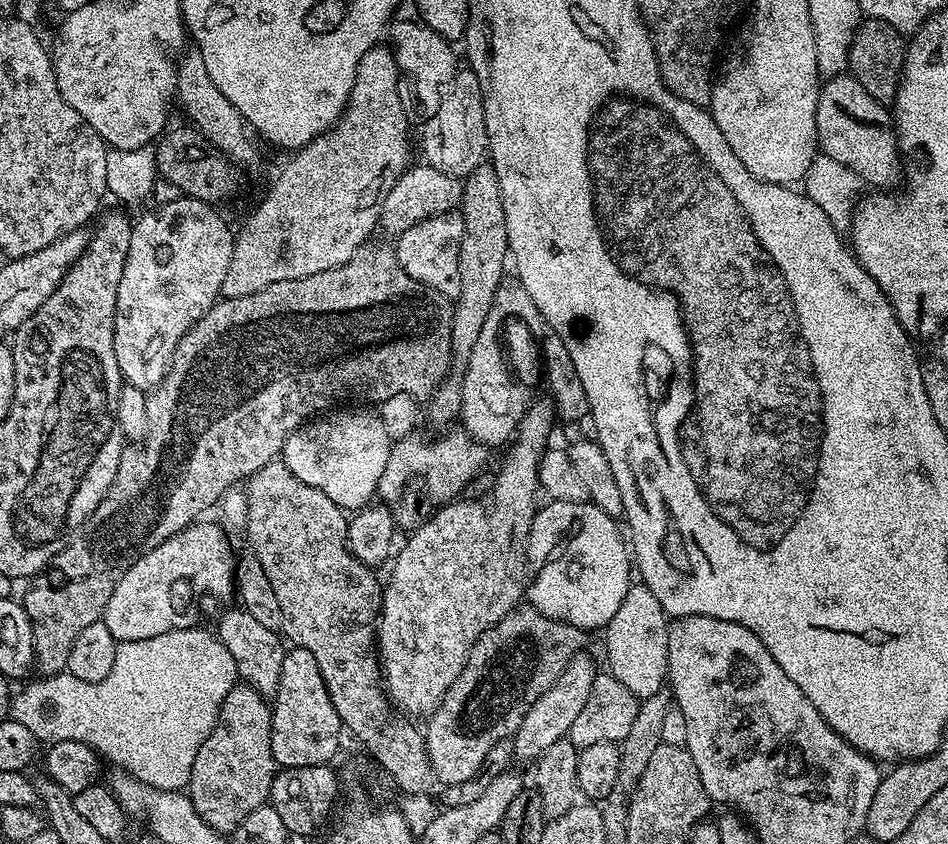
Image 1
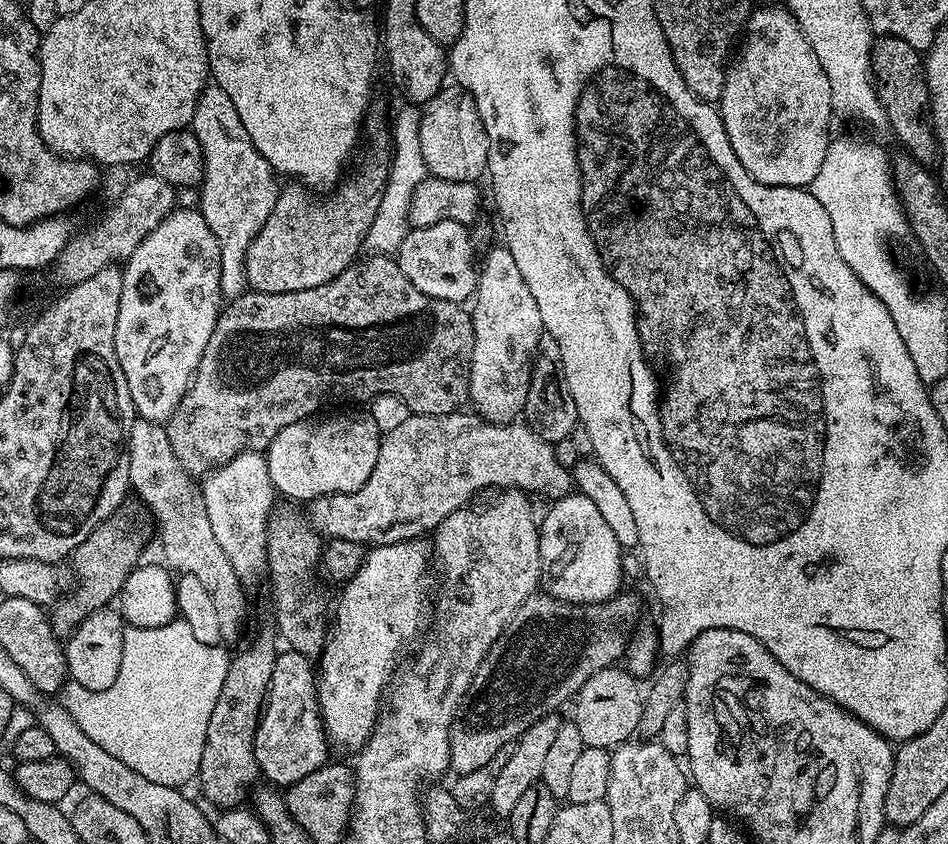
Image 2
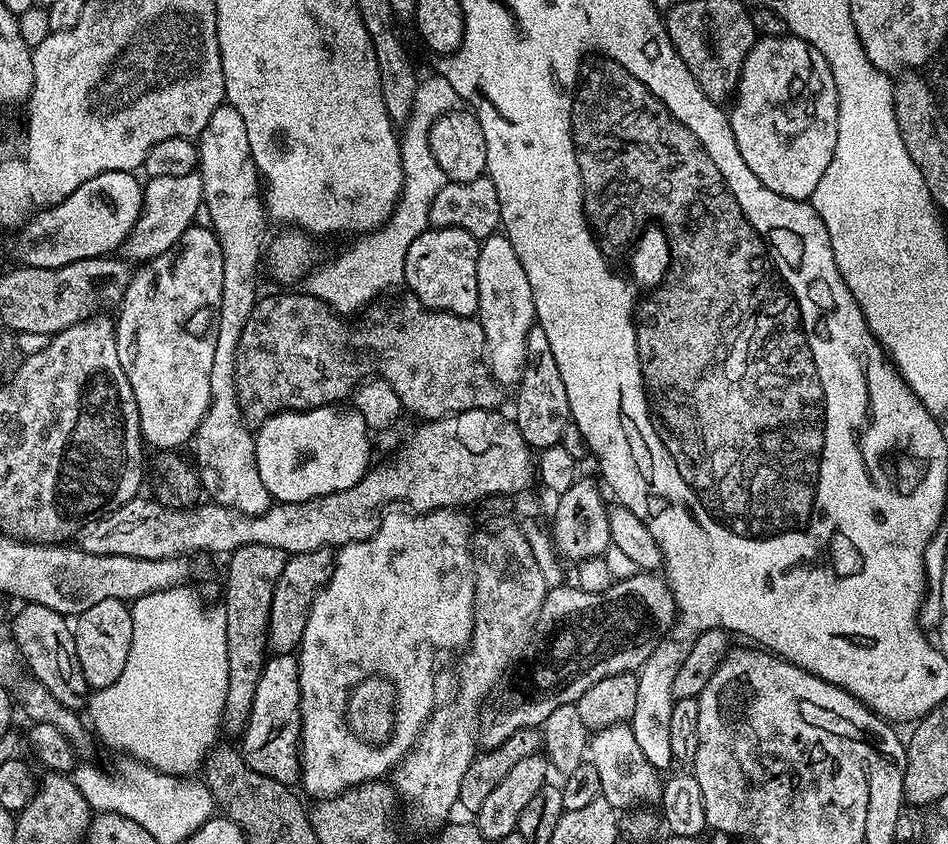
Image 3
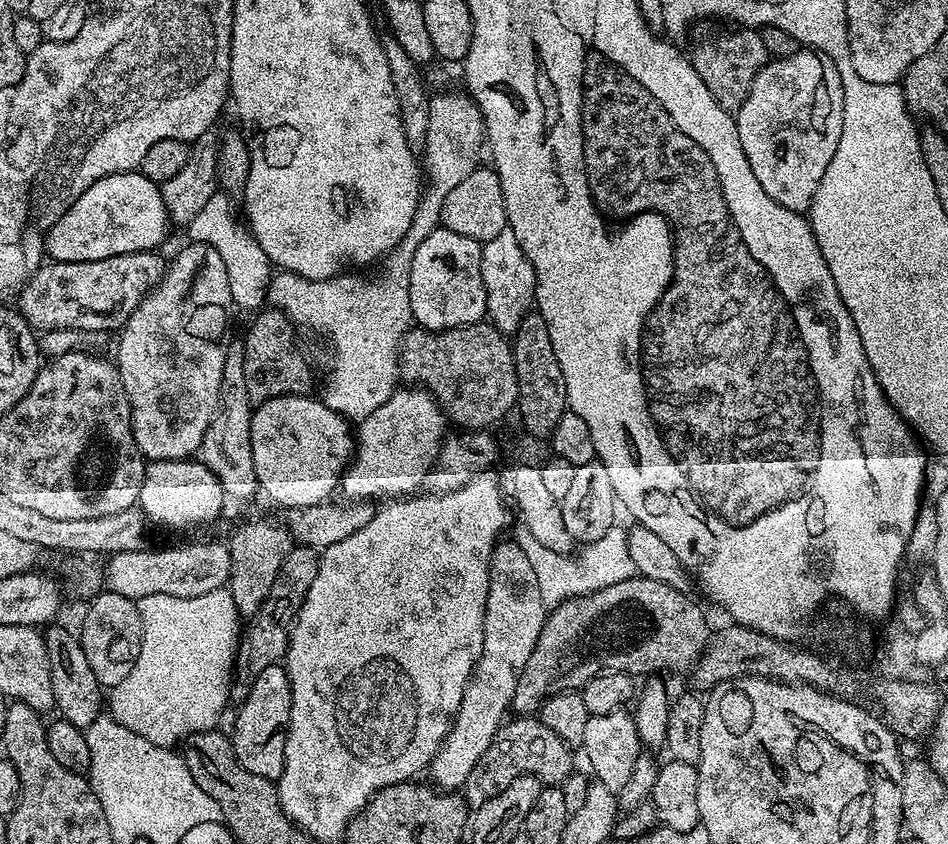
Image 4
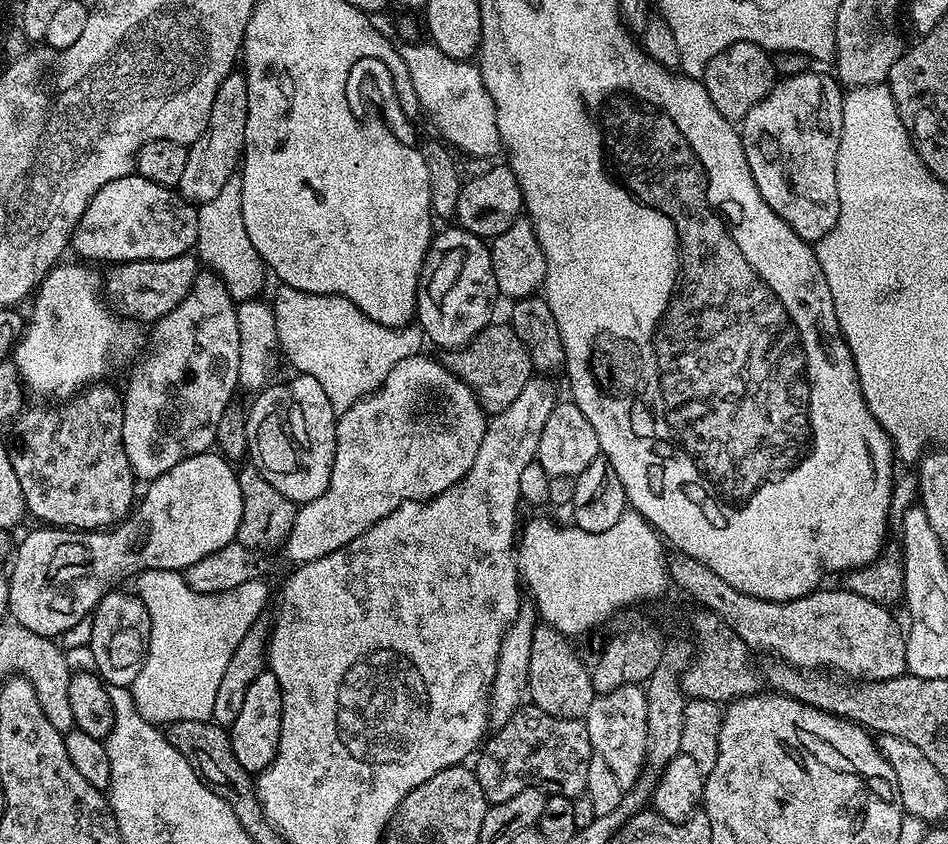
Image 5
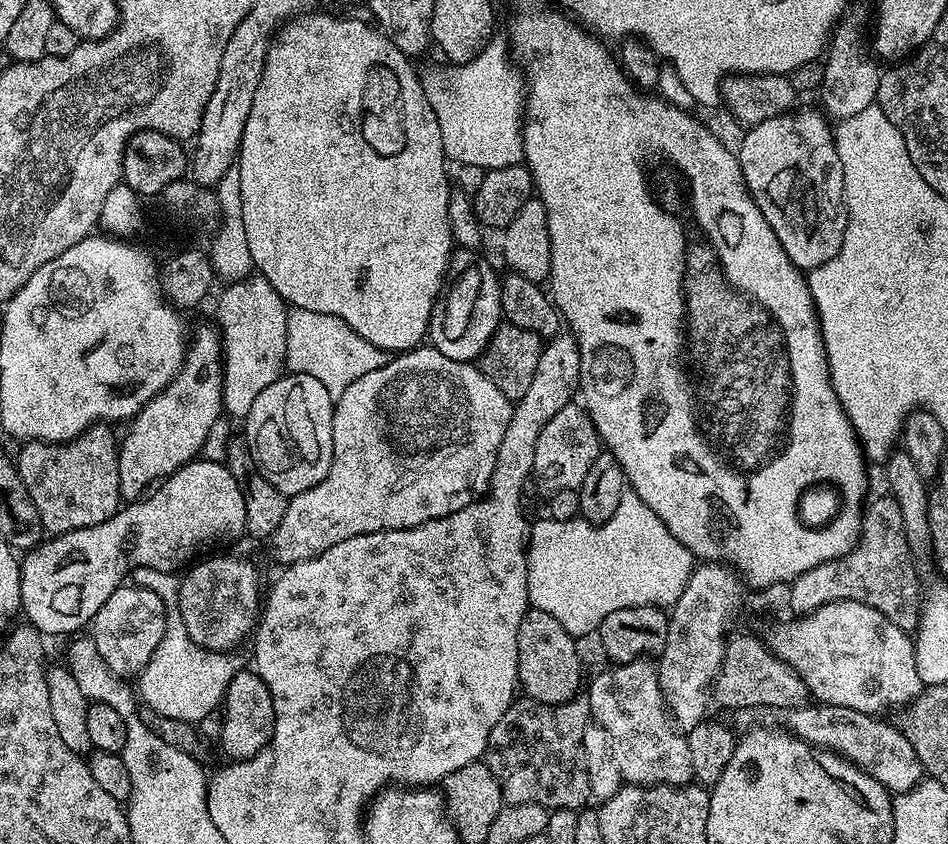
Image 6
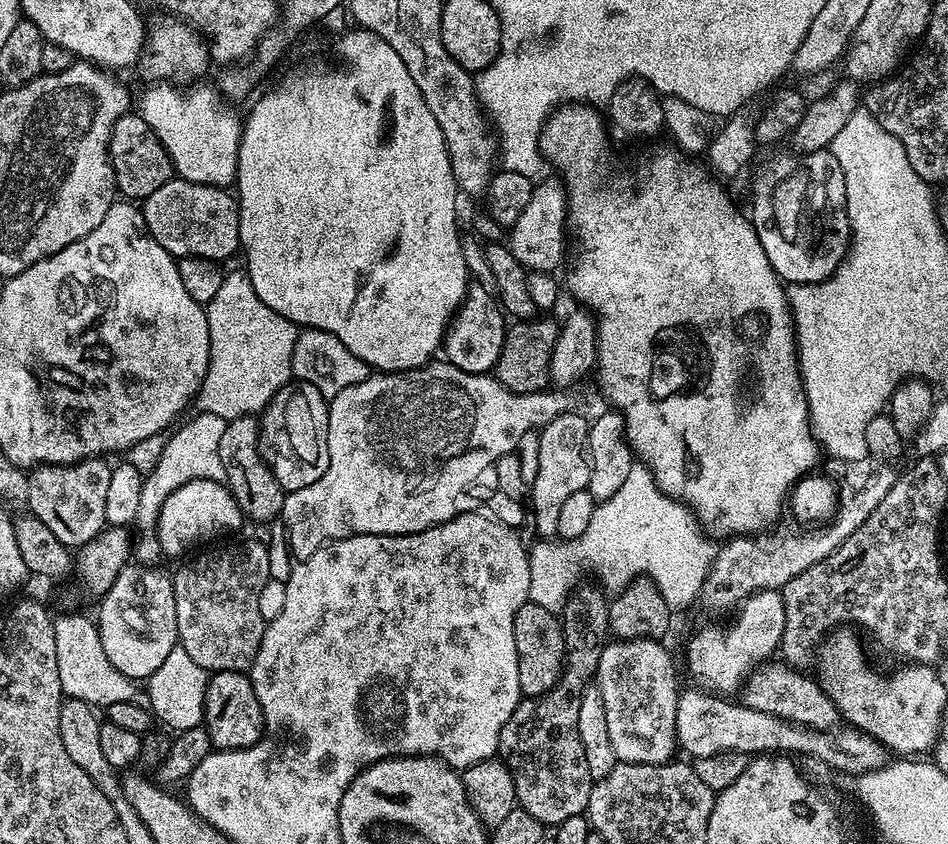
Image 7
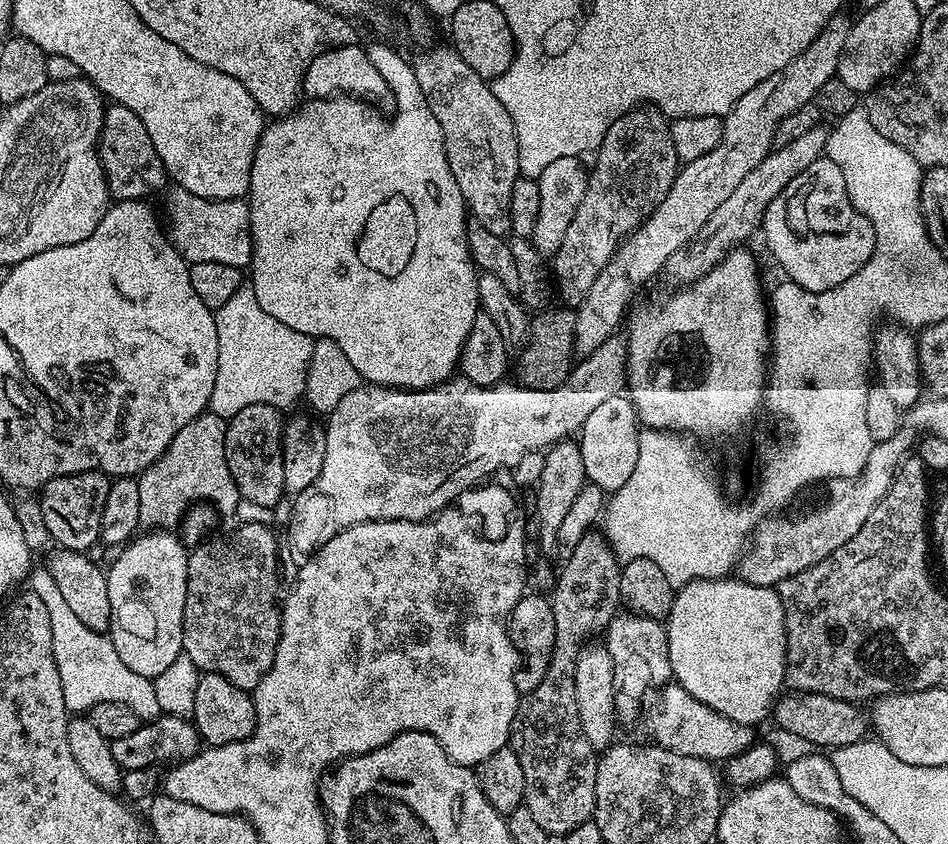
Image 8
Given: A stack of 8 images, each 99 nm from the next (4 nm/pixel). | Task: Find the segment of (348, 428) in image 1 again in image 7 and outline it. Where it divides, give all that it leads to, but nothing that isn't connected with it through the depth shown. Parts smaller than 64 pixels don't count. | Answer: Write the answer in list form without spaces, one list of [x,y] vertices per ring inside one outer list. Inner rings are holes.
[[[290,382],[259,417],[260,455],[285,493],[294,494],[322,478],[330,466],[328,400],[313,384]]]

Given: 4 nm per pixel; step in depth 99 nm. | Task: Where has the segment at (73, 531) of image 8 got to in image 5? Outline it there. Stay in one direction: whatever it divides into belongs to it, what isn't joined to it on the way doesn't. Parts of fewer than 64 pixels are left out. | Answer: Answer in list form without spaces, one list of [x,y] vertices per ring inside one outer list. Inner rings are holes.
[[[97,382],[75,396],[48,407],[52,408],[29,407],[21,411],[11,425],[8,453],[14,474],[18,474],[18,486],[22,486],[25,509],[40,519],[37,521],[58,528],[103,530],[120,523],[132,511],[138,487],[122,442],[124,402],[121,393],[115,392],[108,382]]]

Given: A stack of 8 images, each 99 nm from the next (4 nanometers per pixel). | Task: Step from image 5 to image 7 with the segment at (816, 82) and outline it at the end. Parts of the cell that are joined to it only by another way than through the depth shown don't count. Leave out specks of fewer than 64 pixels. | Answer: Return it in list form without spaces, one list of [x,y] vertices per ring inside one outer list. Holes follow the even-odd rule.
[[[817,150],[801,155],[800,161],[792,168],[792,160],[788,156],[780,156],[777,160],[772,160],[760,172],[760,177],[756,180],[756,185],[752,188],[752,212],[750,211],[750,219],[752,226],[755,228],[758,238],[762,242],[762,250],[766,254],[766,258],[770,262],[770,266],[776,271],[777,276],[785,285],[789,284],[817,284],[828,279],[836,273],[836,267],[842,263],[848,254],[849,247],[852,242],[852,228],[848,224],[848,209],[844,207],[846,202],[846,182],[842,174],[842,166],[838,166],[838,158],[832,156],[831,151]]]

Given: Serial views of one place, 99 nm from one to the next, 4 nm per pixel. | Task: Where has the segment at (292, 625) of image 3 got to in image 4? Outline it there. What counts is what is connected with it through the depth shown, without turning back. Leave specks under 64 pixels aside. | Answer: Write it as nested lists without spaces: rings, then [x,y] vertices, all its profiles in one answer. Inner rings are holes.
[[[294,546],[290,554],[286,554],[286,562],[278,570],[278,578],[274,578],[274,586],[270,586],[270,594],[262,602],[256,615],[251,617],[236,645],[234,661],[234,679],[230,685],[230,700],[233,705],[239,706],[250,694],[250,686],[266,666],[281,663],[288,655],[288,643],[292,637],[292,624],[296,621],[302,602],[318,578],[320,552],[314,548]]]

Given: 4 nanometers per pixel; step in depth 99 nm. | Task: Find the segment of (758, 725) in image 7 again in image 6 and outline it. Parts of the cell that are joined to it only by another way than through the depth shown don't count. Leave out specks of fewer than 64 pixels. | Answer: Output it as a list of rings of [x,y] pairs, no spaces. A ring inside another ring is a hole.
[[[819,702],[809,703],[803,708],[789,708],[775,713],[775,723],[786,726],[787,731],[805,740],[813,748],[826,748],[864,769],[864,773],[874,777],[889,793],[909,792],[915,784],[925,779],[926,773],[914,746],[895,723],[887,724],[884,718],[862,714],[846,706],[830,706]]]

